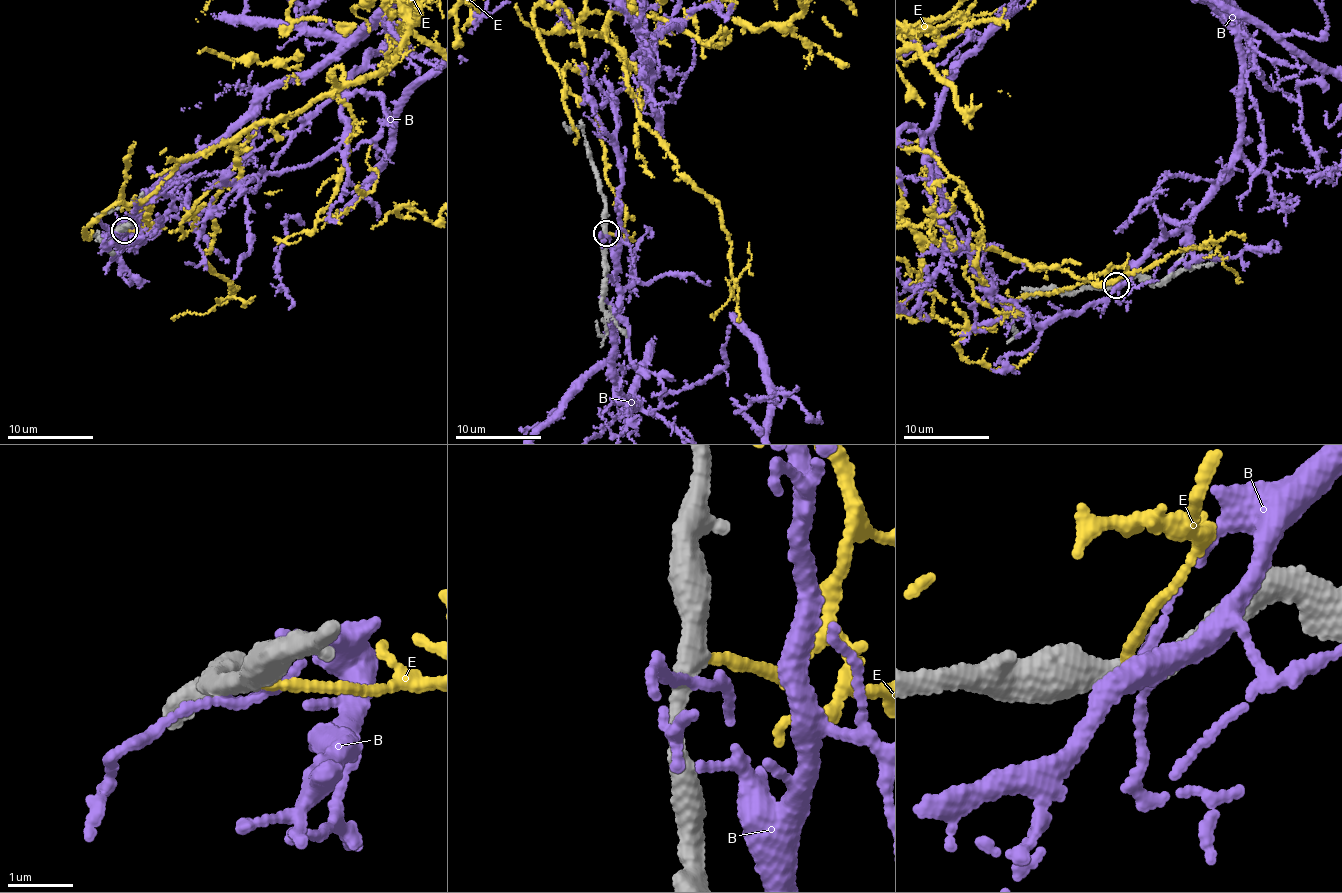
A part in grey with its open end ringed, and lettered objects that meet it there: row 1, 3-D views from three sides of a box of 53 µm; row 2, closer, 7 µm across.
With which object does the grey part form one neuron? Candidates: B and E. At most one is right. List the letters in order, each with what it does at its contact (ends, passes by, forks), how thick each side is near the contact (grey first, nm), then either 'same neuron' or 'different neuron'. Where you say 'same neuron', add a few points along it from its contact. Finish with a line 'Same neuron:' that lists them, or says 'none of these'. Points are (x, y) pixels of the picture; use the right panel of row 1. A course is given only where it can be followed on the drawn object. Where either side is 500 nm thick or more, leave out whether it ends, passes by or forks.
B: it passes by | 300/110 nm | different neuron
E: it ends | 360/130 nm | same neuron
Same neuron: E

